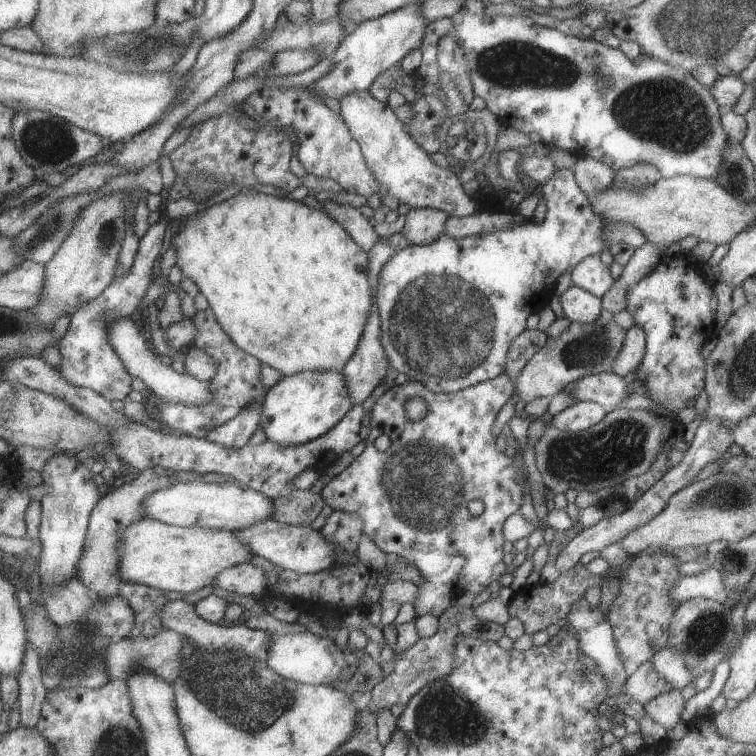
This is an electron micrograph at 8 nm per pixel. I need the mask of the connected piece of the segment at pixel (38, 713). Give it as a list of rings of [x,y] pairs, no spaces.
[[[28,640],[28,654],[26,654],[26,664],[20,682],[21,726],[36,728],[40,724],[50,689],[44,682],[44,668],[42,668],[40,653],[32,646],[30,640]]]

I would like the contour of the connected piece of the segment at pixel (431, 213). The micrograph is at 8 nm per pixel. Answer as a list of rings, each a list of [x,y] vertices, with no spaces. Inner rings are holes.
[[[412,208],[407,212],[402,234],[410,245],[434,242],[444,232],[449,214],[434,208]]]

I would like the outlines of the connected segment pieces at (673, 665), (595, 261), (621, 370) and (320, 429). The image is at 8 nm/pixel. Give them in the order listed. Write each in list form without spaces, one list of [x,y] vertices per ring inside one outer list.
[[[672,646],[658,650],[652,656],[651,662],[654,664],[656,672],[674,689],[682,690],[688,683],[694,681],[692,672],[688,670],[688,666],[682,658],[682,652]]]
[[[599,255],[586,256],[578,266],[571,270],[572,284],[586,289],[588,292],[602,298],[615,282]]]
[[[634,324],[627,330],[622,352],[612,364],[612,373],[624,377],[634,372],[642,364],[644,354],[646,354],[646,334],[638,324]]]
[[[310,370],[285,377],[267,394],[262,429],[269,440],[300,446],[329,433],[354,408],[342,370]]]

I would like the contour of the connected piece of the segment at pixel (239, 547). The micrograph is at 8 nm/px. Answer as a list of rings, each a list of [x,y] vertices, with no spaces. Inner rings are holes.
[[[139,520],[122,532],[121,576],[128,582],[148,584],[158,590],[194,594],[216,584],[218,576],[234,566],[250,563],[254,550],[238,538],[236,530],[200,526],[182,527],[160,520]]]

